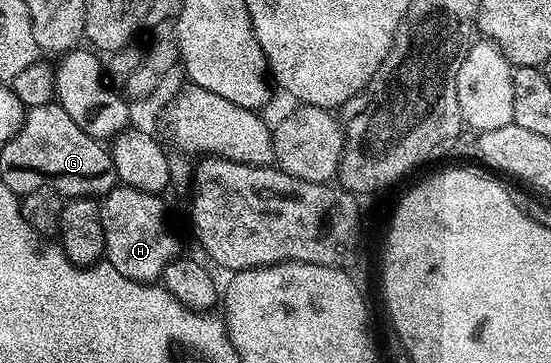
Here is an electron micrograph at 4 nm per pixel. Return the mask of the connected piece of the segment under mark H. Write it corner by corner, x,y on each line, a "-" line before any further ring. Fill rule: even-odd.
119,184
103,197
100,219
103,222
105,259
134,283
155,283
163,275
166,264
181,255
180,242
168,226
164,200
157,194

